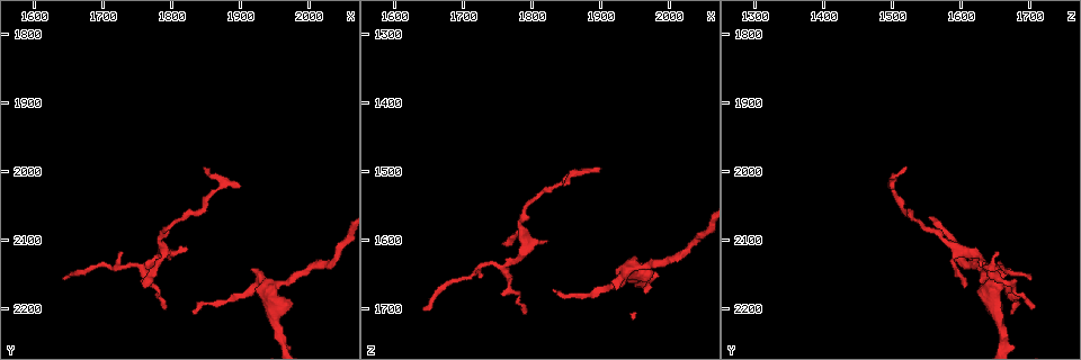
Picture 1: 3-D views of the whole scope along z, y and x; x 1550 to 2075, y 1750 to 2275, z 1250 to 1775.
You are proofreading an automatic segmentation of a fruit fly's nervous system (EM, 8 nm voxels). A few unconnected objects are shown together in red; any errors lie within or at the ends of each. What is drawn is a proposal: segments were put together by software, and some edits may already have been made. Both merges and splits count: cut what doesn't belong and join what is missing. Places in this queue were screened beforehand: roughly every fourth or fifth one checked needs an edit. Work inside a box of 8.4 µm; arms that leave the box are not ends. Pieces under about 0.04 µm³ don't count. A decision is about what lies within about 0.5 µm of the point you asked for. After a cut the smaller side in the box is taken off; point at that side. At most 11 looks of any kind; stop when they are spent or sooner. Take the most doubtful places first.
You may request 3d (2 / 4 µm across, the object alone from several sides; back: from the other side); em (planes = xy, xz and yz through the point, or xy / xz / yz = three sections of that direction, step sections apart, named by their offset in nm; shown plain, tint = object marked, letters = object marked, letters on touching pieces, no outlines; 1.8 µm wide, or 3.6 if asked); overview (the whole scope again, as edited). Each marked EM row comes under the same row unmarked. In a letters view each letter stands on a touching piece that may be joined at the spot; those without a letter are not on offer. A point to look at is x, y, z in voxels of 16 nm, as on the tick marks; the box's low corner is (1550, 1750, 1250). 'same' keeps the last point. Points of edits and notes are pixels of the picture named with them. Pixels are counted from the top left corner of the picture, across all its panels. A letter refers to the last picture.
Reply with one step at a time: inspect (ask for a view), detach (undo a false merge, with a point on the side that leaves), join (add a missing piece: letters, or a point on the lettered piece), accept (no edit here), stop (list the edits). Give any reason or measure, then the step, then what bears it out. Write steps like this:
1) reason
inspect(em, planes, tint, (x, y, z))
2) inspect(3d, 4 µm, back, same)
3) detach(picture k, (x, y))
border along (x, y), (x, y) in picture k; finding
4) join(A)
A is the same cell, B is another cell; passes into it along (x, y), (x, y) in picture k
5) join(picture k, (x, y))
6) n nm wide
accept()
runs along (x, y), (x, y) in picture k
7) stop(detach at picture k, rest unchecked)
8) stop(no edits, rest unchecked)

free end
inspect(3d, 4 µm, (1925, 2140, 1670))

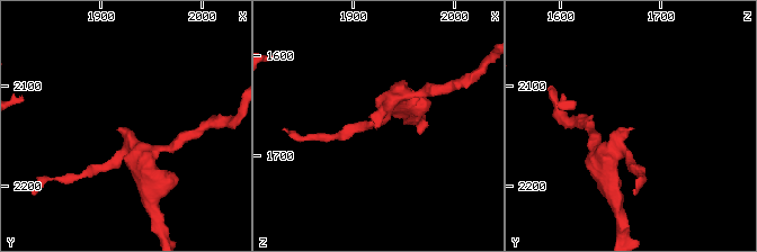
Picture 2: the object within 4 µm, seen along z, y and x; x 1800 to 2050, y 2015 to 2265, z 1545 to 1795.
shape alone is not enough
inspect(em, planes, letters, (1924, 2144, 1672))

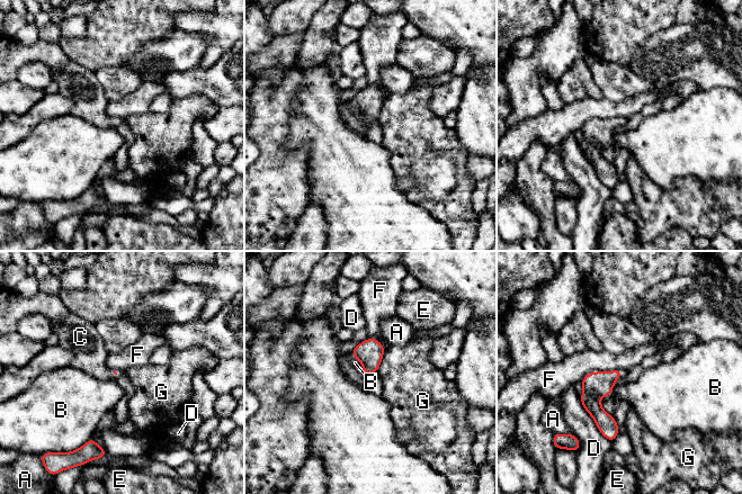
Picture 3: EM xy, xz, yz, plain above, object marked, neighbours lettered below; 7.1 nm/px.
join(picture 3, (346, 361))
C is the same cell, A, B, D, E, F and G are other cells; the cell continues

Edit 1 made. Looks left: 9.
inspect(overview)

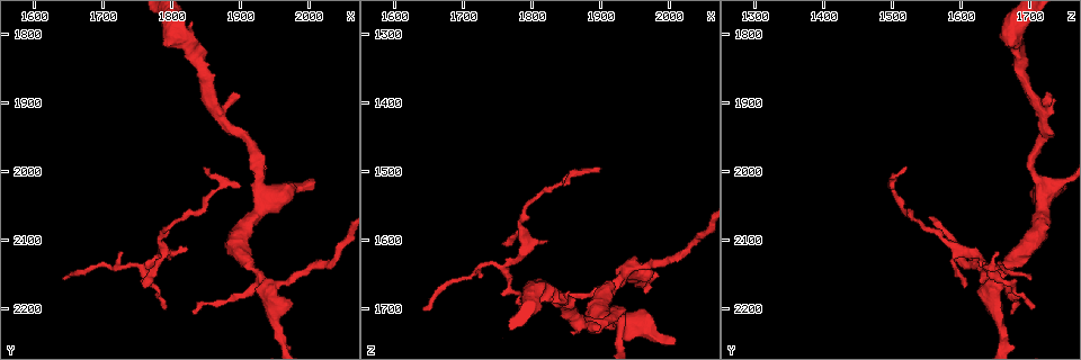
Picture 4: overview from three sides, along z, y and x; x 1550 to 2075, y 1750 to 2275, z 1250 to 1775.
thin end
inspect(em, 3.6 µm, xz, step 16, letters, (1835, 2205, 1675))

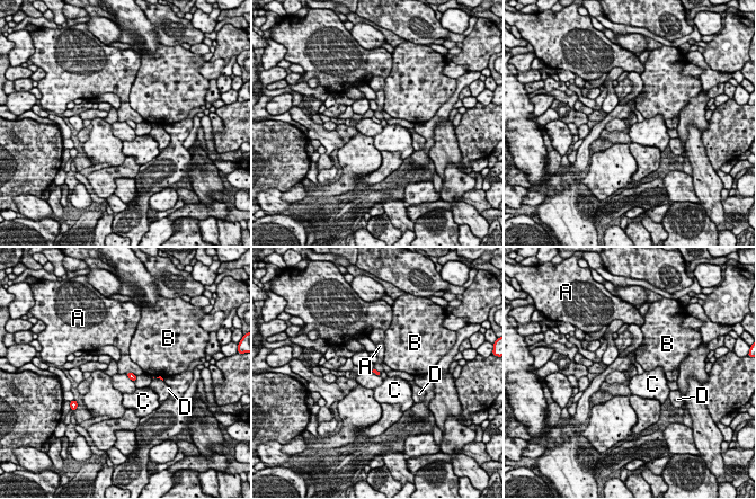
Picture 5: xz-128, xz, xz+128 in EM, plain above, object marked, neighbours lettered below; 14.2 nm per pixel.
another direction
inspect(em, 3.6 µm, planes, letters, same)

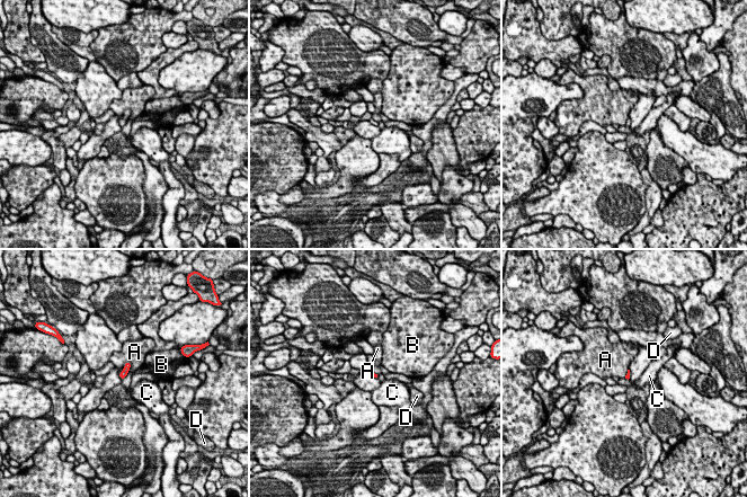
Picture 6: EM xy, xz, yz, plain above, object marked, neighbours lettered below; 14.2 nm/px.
accept()
A, B, C and D are other cells; border along (129, 361), (122, 371) in picture 6; no lettered piece goes on from it

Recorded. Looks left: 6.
thin end
inspect(em, xy, step 8, letters, (1755, 2170, 1605))

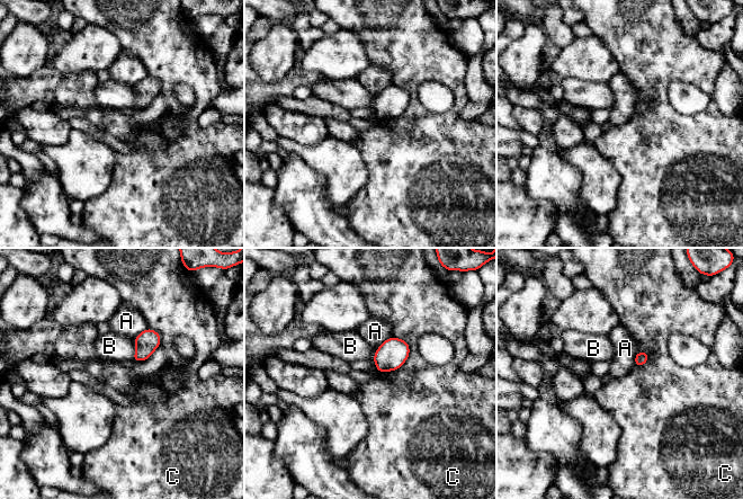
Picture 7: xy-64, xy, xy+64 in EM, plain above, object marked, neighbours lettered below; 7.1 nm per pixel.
accept()
A, B and C are other cells; no lettered piece goes on from it

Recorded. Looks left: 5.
stop(join at picture 3, rest unchecked)

